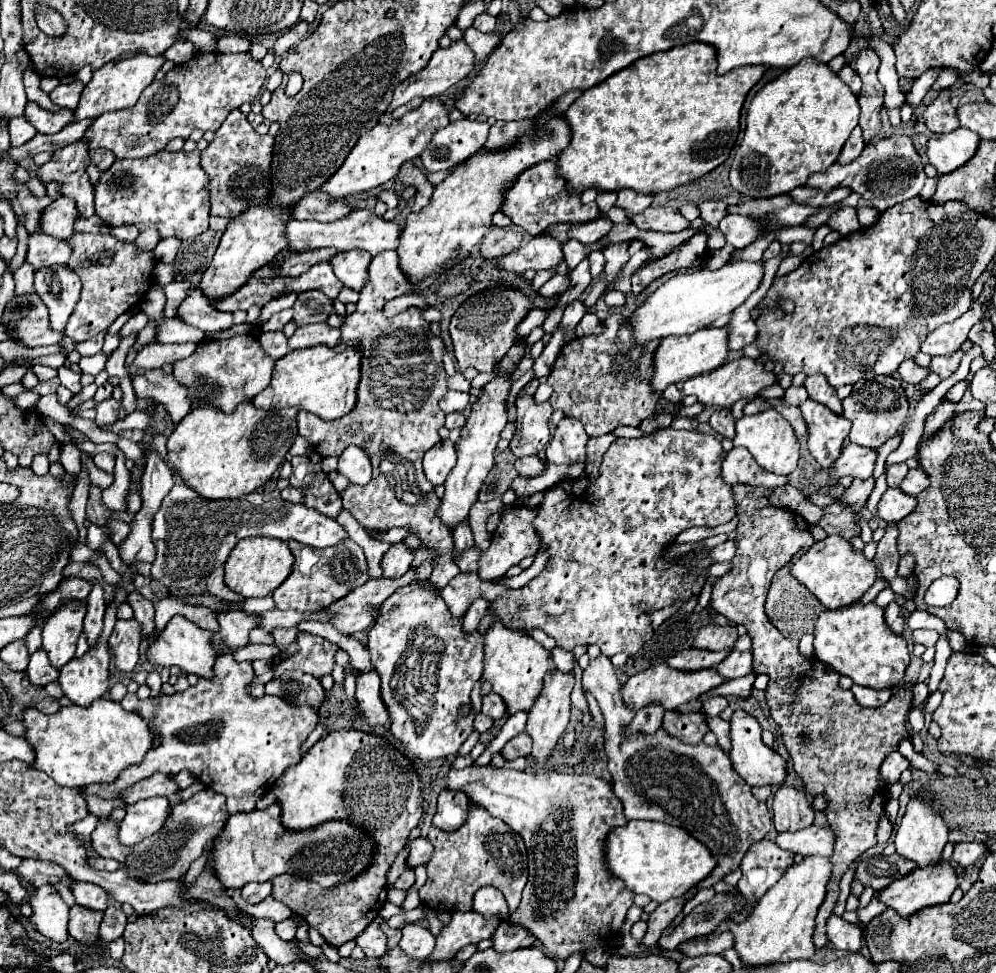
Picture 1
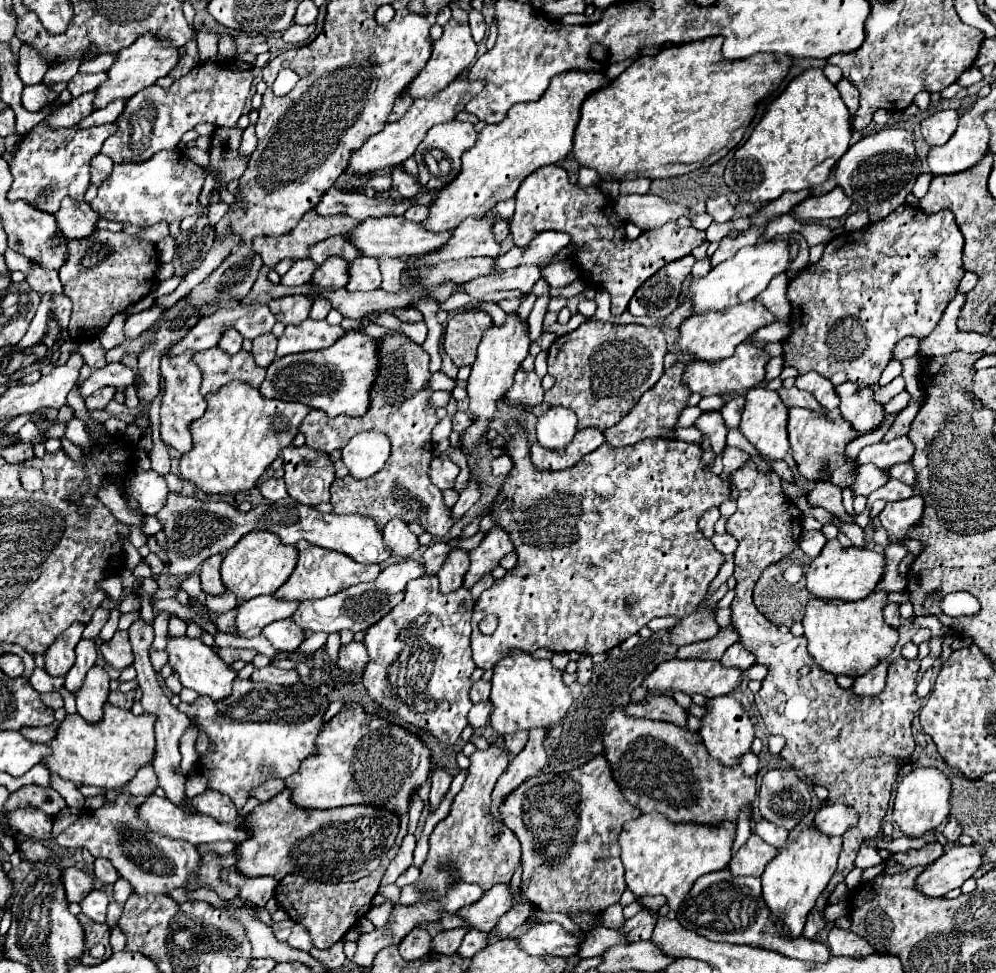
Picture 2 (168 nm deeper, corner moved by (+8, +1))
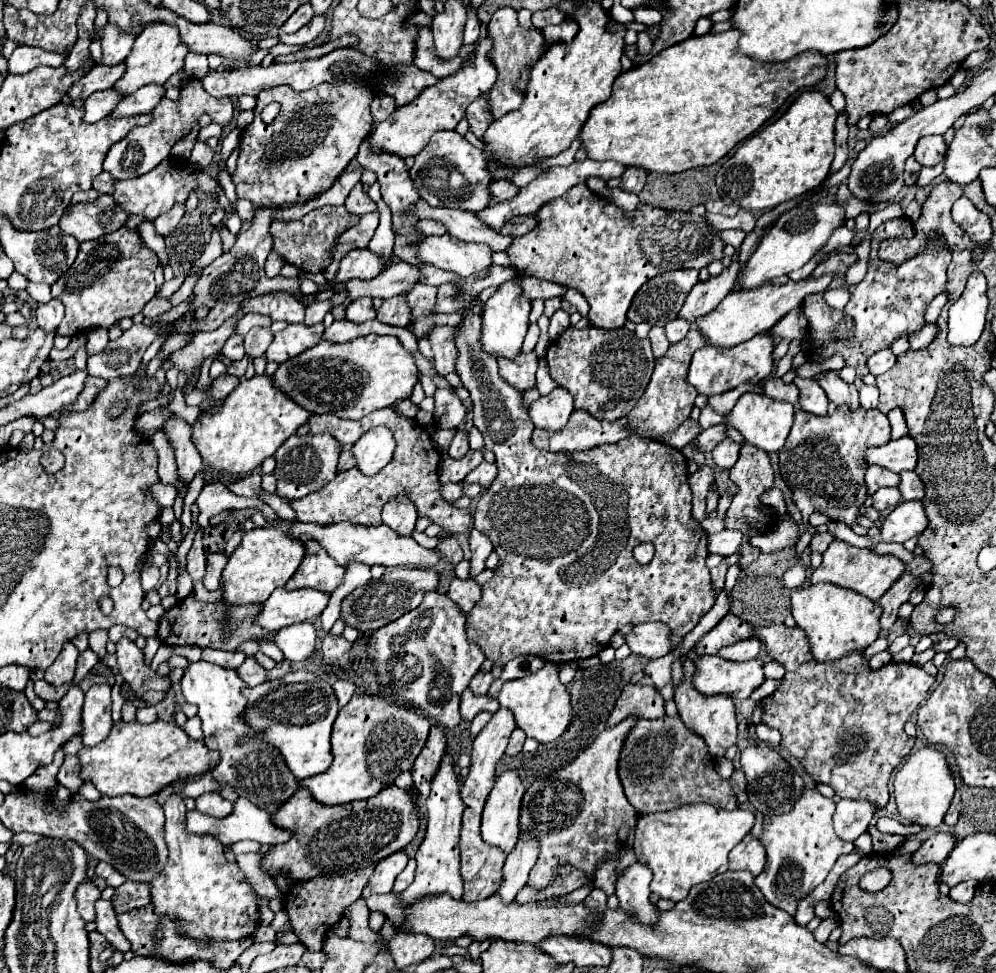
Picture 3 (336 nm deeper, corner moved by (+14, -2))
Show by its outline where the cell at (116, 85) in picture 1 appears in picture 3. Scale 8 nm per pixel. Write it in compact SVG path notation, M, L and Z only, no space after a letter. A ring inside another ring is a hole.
M154 21L148 23L142 33L138 35L132 53L126 59L126 73L120 79L120 83L114 85L116 91L120 93L134 93L140 87L148 85L148 83L156 83L156 85L164 85L170 75L174 75L176 71L180 71L184 67L184 57L188 53L188 45L184 45L184 41L178 35L178 27L170 25L170 23L162 23L162 21Z

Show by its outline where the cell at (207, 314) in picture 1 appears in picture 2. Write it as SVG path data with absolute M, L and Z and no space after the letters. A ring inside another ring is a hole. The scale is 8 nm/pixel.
M226 328L220 342L218 342L218 348L222 348L228 354L236 354L242 348L242 336L238 334L238 330Z

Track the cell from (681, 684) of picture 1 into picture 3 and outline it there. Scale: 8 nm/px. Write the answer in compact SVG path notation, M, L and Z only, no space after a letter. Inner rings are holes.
M704 655L696 659L694 687L702 695L724 693L734 699L746 699L764 681L764 663L760 659L750 659L744 663L726 661L718 655Z

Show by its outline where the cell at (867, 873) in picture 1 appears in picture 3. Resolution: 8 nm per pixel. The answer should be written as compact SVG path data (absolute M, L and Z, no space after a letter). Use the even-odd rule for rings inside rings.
M936 833L930 839L924 841L924 845L912 853L912 859L916 865L924 865L924 863L938 863L942 865L944 859L948 859L952 847L956 845L958 837L952 833Z

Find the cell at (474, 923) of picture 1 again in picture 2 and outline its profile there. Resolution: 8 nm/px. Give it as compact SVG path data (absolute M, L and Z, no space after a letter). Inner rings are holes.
M496 884L490 888L476 904L460 908L456 916L460 916L468 930L480 930L480 932L490 932L498 920L512 908L512 898L510 898L510 886L508 884Z

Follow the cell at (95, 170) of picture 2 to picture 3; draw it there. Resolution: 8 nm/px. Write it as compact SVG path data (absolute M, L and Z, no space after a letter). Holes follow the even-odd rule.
M102 171L96 179L94 179L94 189L98 193L112 193L112 187L114 187L114 179L108 171Z

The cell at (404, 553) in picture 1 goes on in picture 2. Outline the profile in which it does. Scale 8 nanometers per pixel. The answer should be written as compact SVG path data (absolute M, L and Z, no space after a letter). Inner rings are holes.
M390 520L382 530L386 548L394 558L410 558L418 550L418 538L408 530L404 520Z

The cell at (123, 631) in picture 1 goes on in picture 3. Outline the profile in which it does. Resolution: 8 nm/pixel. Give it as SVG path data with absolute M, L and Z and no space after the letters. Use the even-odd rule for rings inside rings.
M120 639L116 643L116 655L118 655L118 667L120 675L124 677L126 683L130 683L130 688L134 691L136 699L132 702L137 708L142 708L140 695L148 689L170 689L170 679L168 675L158 675L150 665L144 663L144 653L130 641L130 639Z

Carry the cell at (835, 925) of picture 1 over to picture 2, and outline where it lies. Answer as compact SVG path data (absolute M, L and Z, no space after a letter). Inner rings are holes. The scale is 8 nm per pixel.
M836 926L828 932L828 944L834 956L866 956L874 952L874 948L870 948L870 944L864 938Z

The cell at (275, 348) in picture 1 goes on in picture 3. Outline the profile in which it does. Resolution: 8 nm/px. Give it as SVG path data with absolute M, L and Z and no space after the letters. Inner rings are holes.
M254 327L252 331L248 331L246 335L246 353L248 357L256 359L256 357L264 357L268 345L272 343L272 333L270 329L264 327Z

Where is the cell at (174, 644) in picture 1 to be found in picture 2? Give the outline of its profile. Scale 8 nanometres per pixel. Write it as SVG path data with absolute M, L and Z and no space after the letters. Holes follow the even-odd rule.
M172 636L172 638L168 638L166 652L168 652L168 664L180 676L184 688L192 688L198 694L206 694L212 700L222 700L224 696L230 696L232 680L236 678L236 672L232 672L220 656L214 656L214 652L200 638L188 638L188 636L176 638L176 636Z

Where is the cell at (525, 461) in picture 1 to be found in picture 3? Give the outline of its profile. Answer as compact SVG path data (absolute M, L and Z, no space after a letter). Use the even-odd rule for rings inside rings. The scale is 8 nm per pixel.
M482 461L474 471L470 471L466 475L466 483L478 483L482 487L488 487L492 483L492 479L496 477L496 463L488 463L488 461Z

